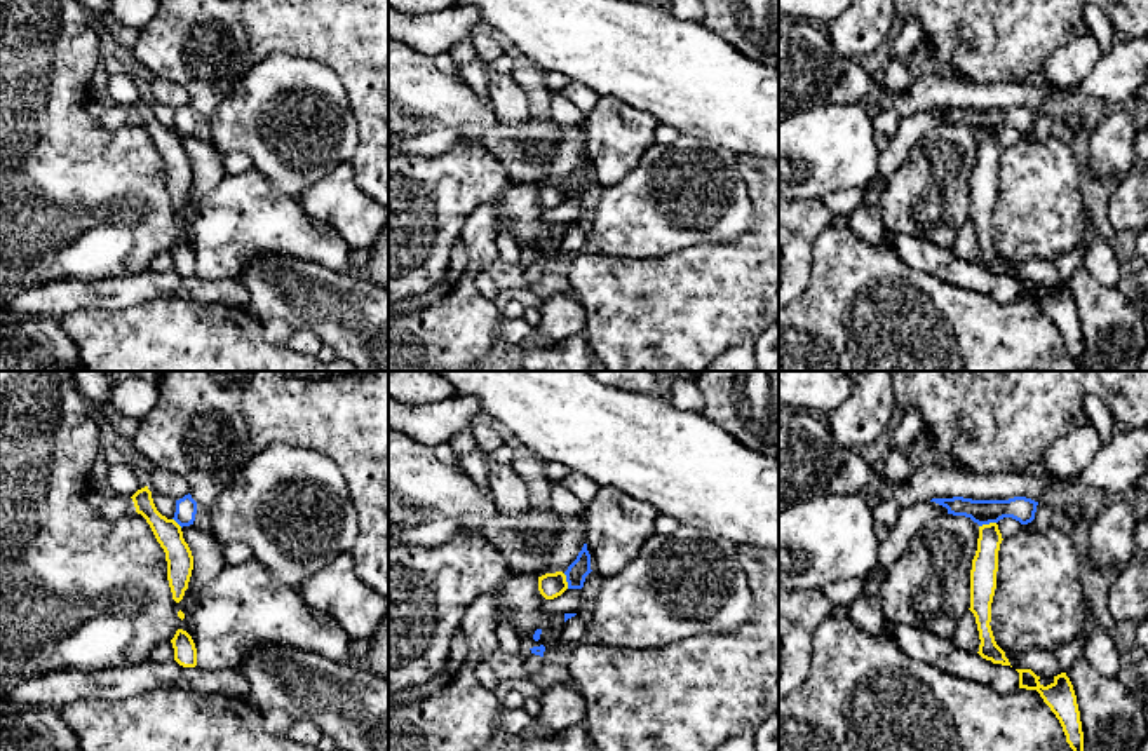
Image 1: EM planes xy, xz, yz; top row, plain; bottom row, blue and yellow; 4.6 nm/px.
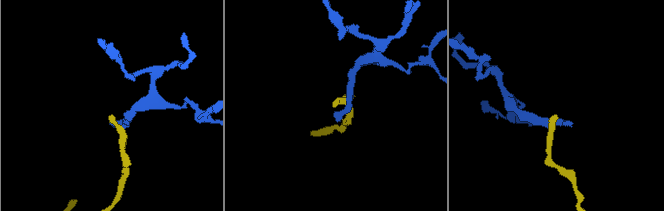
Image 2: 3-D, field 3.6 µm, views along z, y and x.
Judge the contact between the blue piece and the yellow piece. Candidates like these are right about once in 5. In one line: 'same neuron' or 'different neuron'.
different neuron

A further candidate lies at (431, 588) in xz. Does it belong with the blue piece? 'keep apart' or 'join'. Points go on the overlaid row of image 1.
keep apart

